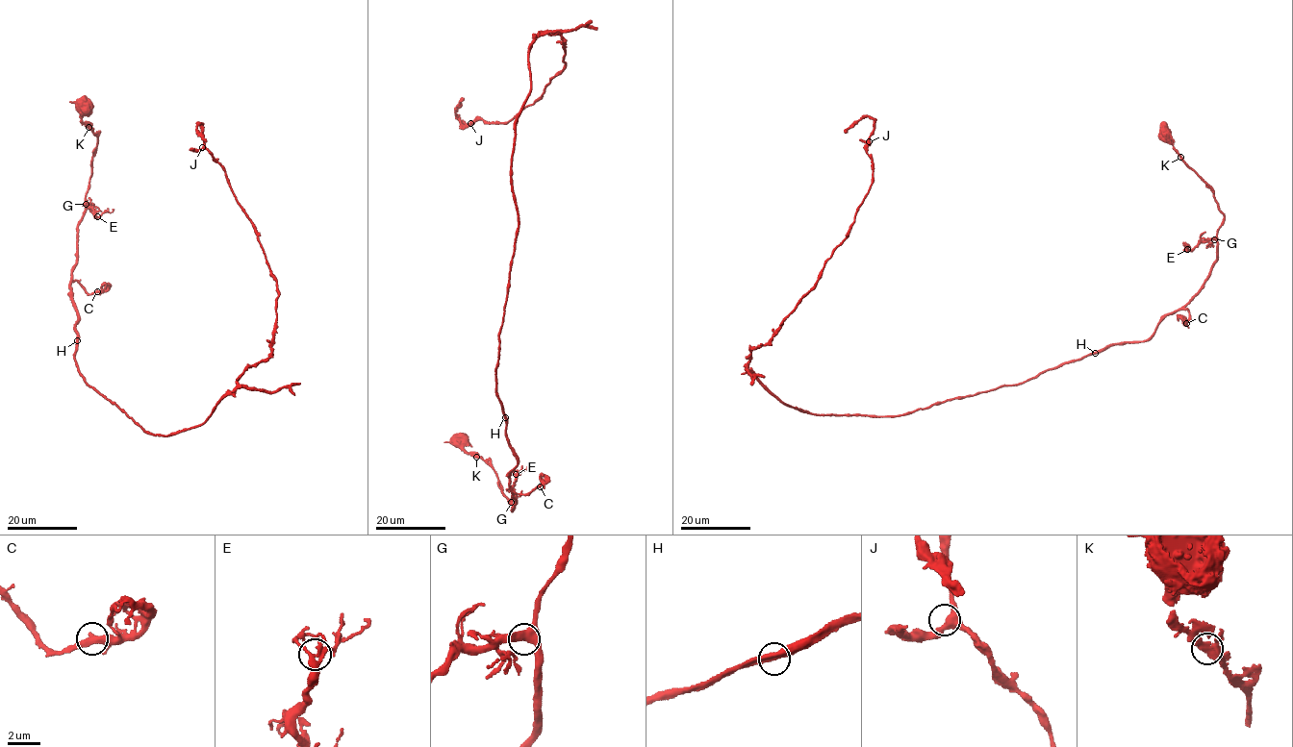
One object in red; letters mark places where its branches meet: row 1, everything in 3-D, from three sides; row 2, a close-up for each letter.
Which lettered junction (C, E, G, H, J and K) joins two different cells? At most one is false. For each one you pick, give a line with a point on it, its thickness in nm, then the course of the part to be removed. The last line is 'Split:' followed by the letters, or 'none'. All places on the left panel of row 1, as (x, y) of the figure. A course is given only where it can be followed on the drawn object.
Split: none

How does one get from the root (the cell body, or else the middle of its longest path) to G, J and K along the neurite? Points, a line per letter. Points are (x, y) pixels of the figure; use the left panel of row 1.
G: (84, 107), (81, 120), (97, 138), (86, 204)
J: (84, 107), (97, 140), (69, 285), (74, 359), (154, 435), (207, 420), (275, 330), (255, 226), (202, 147)
K: (84, 107), (81, 118), (88, 127)

